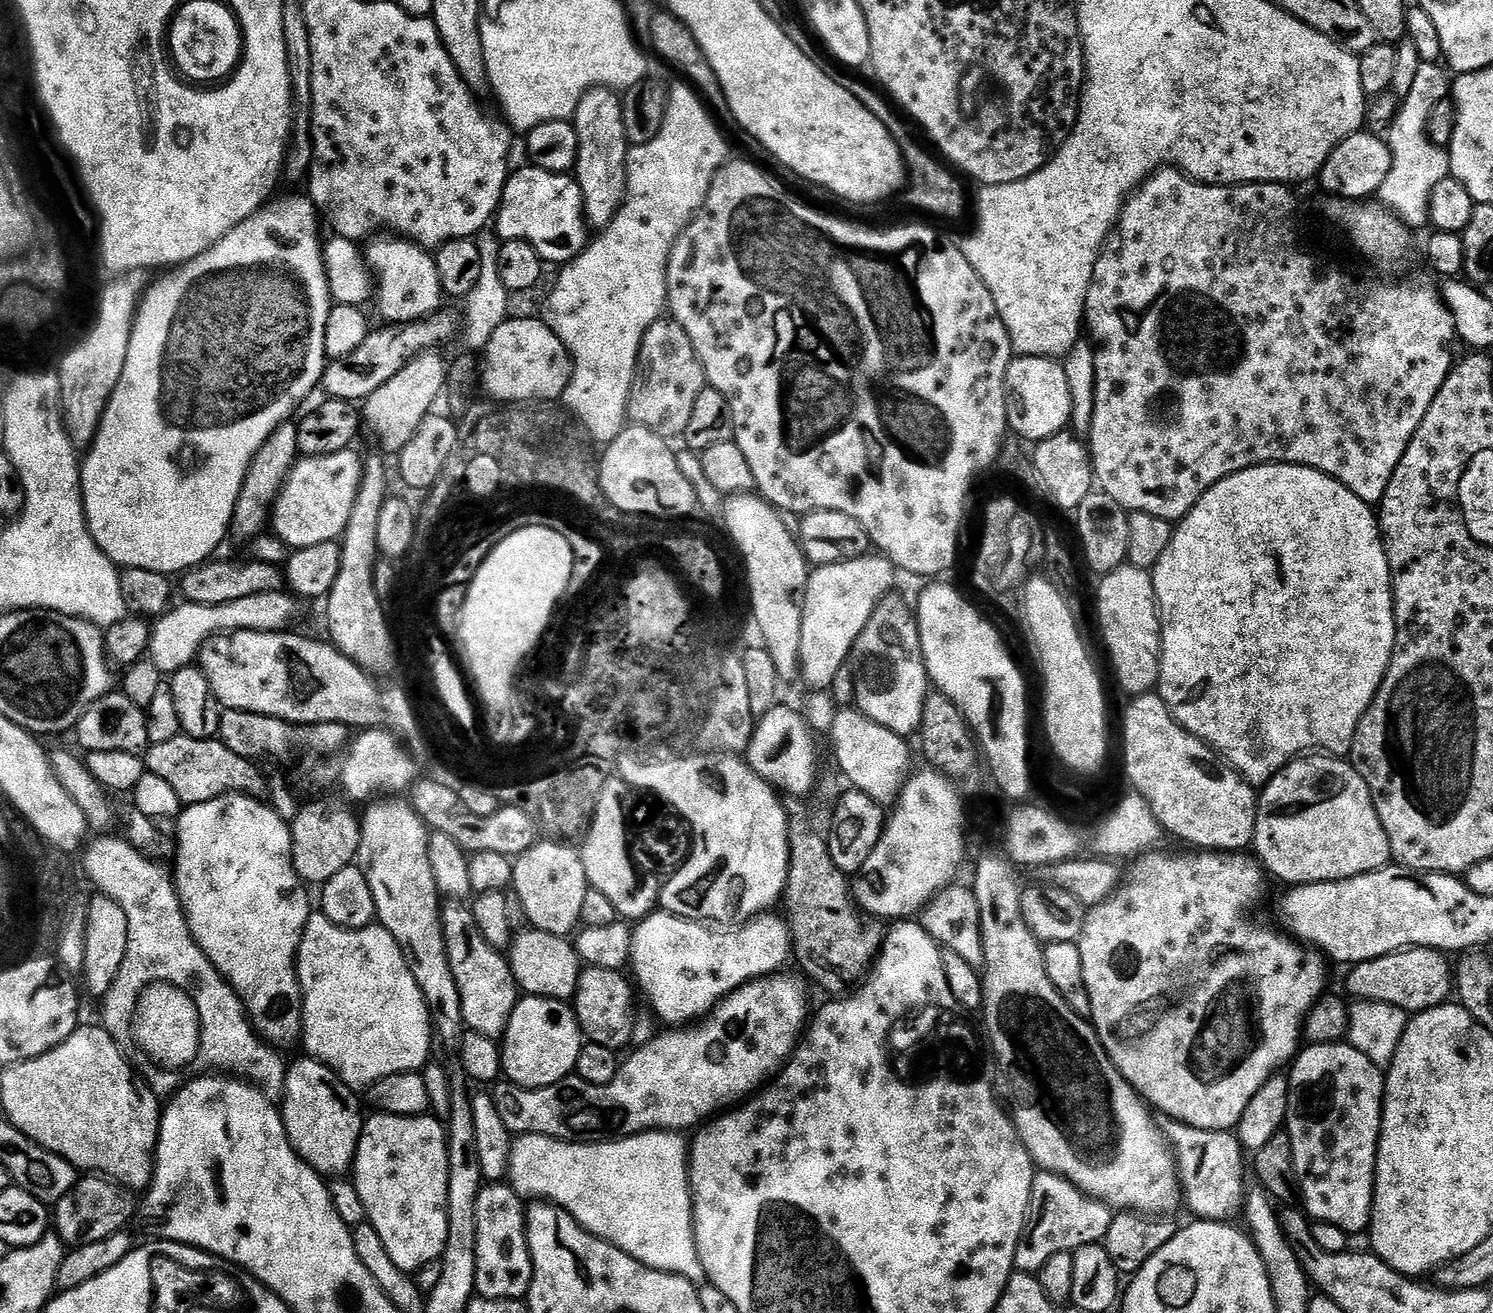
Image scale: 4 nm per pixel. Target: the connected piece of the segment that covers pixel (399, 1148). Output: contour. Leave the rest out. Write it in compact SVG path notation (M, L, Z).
M385 1112L369 1115L358 1142L354 1165L354 1183L366 1206L367 1223L378 1230L394 1266L409 1274L420 1271L426 1262L441 1259L448 1233L448 1138L446 1128L431 1114L395 1116Z

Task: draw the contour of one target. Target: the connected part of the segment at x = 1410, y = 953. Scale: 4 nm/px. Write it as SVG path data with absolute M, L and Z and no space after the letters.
M1406 948L1403 952L1367 960L1349 971L1352 973L1348 976L1347 995L1356 1000L1386 1002L1409 1014L1437 1008L1439 1004L1449 1003L1454 992L1454 972L1448 960L1449 957L1436 948Z

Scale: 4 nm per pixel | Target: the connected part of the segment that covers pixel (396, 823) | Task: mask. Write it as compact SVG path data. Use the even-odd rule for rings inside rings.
M380 800L377 804L374 803L367 805L368 813L360 820L358 866L364 871L364 877L370 886L370 894L374 894L376 920L381 928L390 930L390 934L394 934L394 942L402 946L402 954L410 966L410 974L414 974L414 982L418 982L418 990L422 990L422 998L428 1007L432 1019L432 1031L439 1047L441 1044L444 1048L459 1049L466 1025L462 1014L462 998L458 994L458 982L454 982L454 974L450 970L450 958L446 954L442 897L434 882L434 870L430 870L428 853L430 829L420 820L411 803L404 801L403 804L400 800Z

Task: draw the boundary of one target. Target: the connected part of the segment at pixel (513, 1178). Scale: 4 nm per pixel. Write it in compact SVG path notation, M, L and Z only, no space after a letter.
M639 1132L637 1136L619 1140L574 1144L549 1136L521 1135L508 1155L506 1180L520 1197L566 1210L591 1236L610 1242L648 1268L700 1282L705 1275L692 1225L692 1185L688 1183L690 1144L684 1138L679 1132Z

